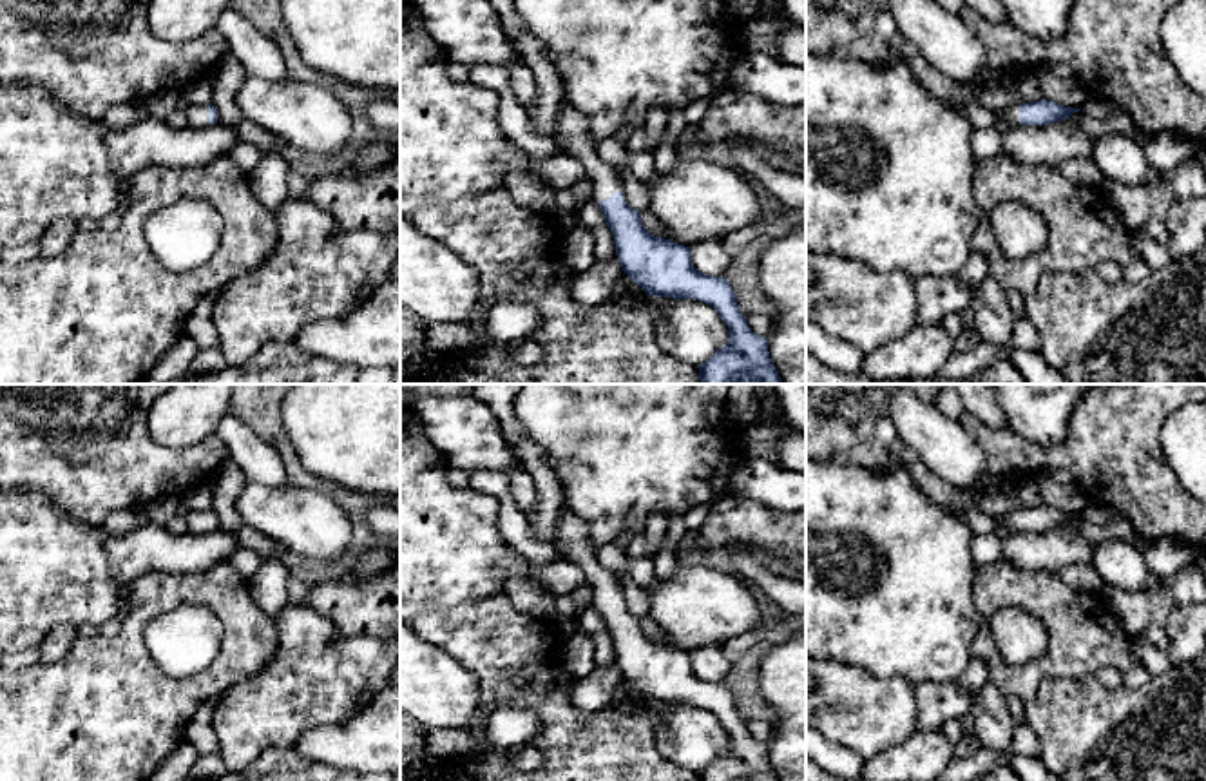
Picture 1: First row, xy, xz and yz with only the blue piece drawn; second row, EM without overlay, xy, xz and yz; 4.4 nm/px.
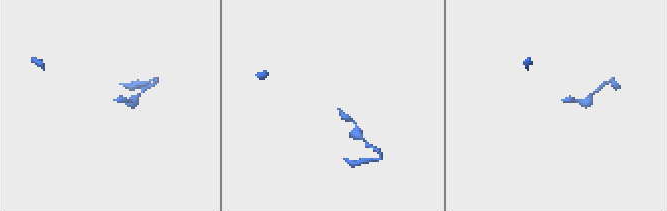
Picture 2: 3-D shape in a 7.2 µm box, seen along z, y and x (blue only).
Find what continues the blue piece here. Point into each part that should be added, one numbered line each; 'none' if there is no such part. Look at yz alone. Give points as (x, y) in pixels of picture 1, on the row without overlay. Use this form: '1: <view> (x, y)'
1: yz (1011, 519)

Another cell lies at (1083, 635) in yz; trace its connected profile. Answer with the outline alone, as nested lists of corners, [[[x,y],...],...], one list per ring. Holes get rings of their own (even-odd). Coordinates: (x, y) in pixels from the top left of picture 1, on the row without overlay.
[[[1007,558],[978,567],[972,600],[981,627],[972,641],[971,658],[983,660],[1001,694],[1023,703],[1048,676],[1094,676],[1103,667],[1126,670],[1137,665],[1132,641],[1099,593],[1074,591],[1056,573],[1025,571]],[[1018,607],[1043,622],[1048,649],[1043,656],[1009,665],[994,641],[992,616]]]

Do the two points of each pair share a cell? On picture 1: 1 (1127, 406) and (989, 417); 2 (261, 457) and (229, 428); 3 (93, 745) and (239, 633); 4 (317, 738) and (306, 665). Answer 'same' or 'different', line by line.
1: different
2: same
3: same
4: different

